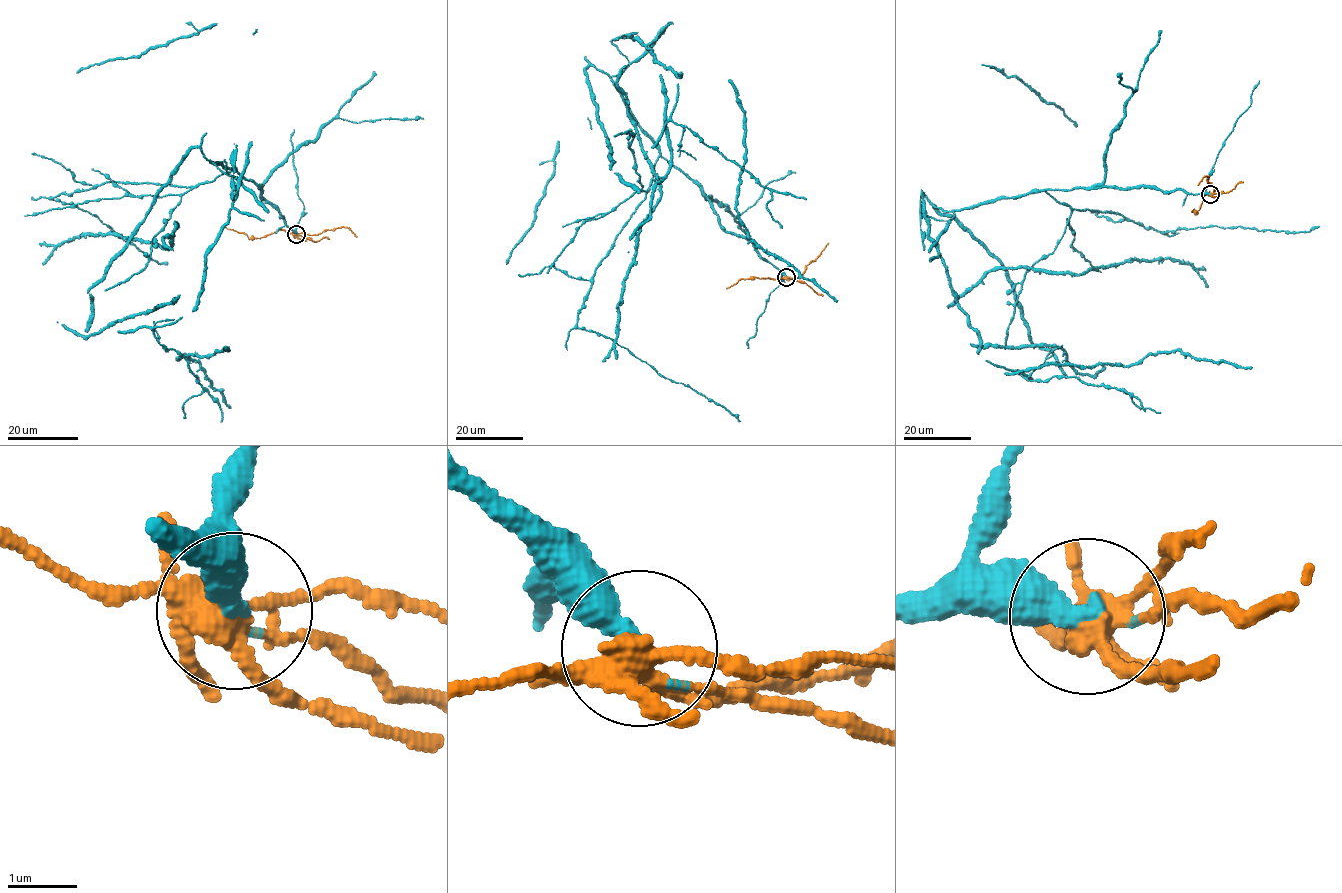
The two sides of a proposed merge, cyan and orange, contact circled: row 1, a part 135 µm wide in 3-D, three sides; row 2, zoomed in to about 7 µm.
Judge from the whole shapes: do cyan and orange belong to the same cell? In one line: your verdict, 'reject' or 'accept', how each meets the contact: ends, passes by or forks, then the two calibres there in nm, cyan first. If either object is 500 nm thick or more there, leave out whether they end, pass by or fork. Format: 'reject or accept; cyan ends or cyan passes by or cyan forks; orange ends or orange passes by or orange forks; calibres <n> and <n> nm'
reject; cyan ends; orange forks; calibres 400 and 320 nm

